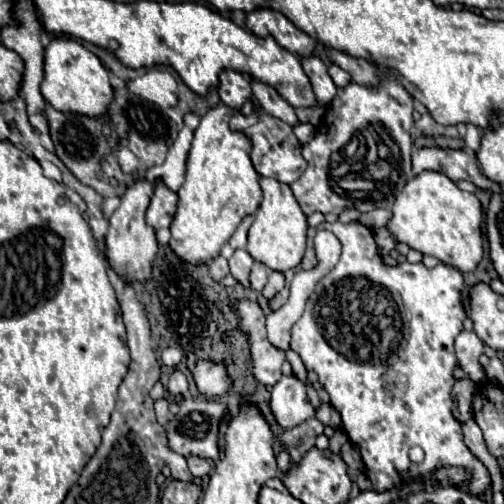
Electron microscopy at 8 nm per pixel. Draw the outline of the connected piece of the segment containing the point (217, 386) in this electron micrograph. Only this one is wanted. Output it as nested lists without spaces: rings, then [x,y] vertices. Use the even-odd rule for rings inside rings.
[[[198,360],[192,374],[198,392],[204,396],[222,396],[232,390],[232,378],[226,362],[216,364],[212,360]]]

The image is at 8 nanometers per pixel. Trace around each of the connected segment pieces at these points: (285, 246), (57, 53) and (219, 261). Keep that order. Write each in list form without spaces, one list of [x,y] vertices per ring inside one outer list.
[[[260,178],[260,186],[264,192],[262,204],[254,216],[254,222],[248,230],[248,252],[254,260],[266,264],[272,270],[286,272],[300,264],[306,246],[306,216],[300,210],[292,190],[288,184],[276,182],[274,178]]]
[[[56,38],[44,50],[44,82],[42,96],[60,112],[82,114],[88,118],[100,118],[108,114],[114,98],[114,88],[108,78],[108,70],[98,56],[70,38]]]
[[[218,256],[218,258],[214,258],[210,264],[208,264],[208,268],[210,268],[210,276],[216,280],[216,282],[220,282],[226,274],[230,274],[230,268],[228,268],[228,260],[224,258],[224,256]]]

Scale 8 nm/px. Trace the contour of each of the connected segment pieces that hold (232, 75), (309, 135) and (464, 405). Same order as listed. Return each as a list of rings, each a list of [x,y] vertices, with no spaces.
[[[224,70],[220,74],[218,94],[220,94],[220,100],[232,110],[240,110],[246,102],[254,102],[250,80],[232,70]]]
[[[300,124],[294,128],[294,134],[302,146],[306,146],[314,138],[314,126],[312,124]]]
[[[462,378],[454,384],[454,398],[456,398],[456,404],[458,404],[458,410],[460,410],[460,420],[468,420],[472,418],[472,398],[474,398],[474,392],[476,392],[478,384],[472,382],[470,378]]]

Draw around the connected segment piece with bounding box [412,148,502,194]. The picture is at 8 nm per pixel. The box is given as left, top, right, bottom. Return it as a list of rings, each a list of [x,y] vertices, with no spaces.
[[[442,148],[414,150],[412,152],[412,174],[418,176],[424,170],[446,174],[454,182],[458,182],[458,180],[474,182],[478,188],[482,188],[482,190],[490,188],[494,194],[502,192],[502,186],[498,182],[488,180],[480,172],[476,156],[468,154],[464,150],[442,150]]]

